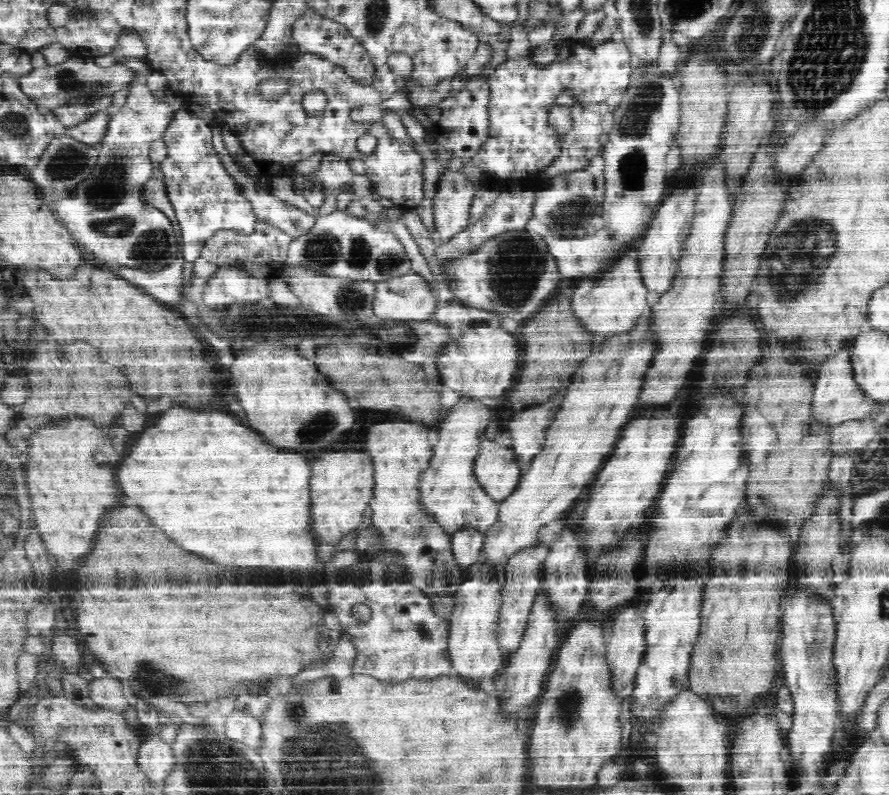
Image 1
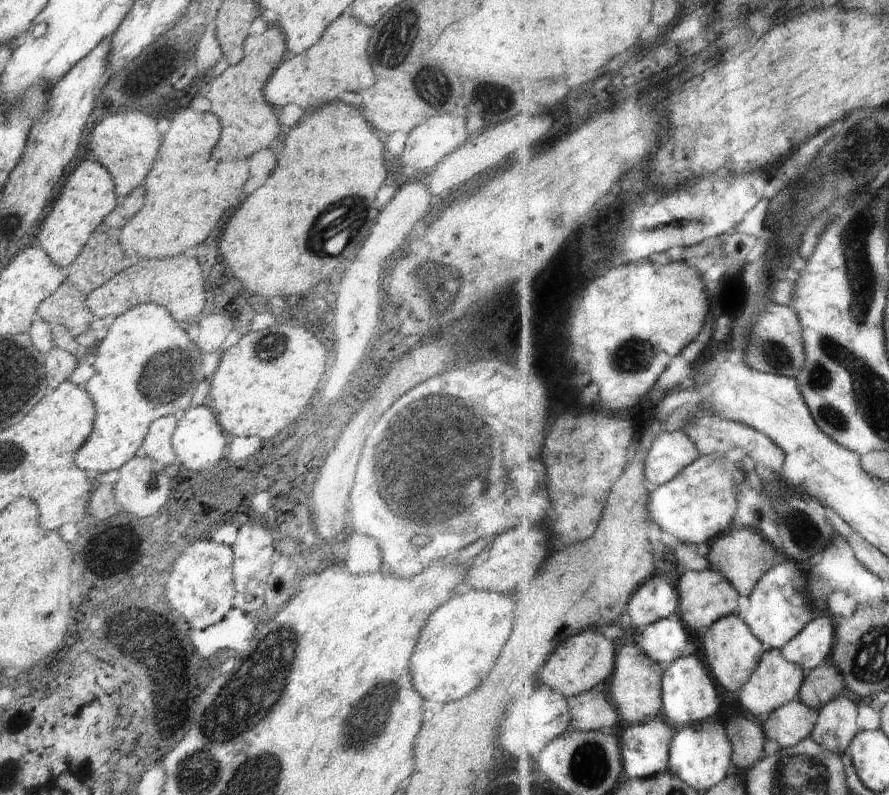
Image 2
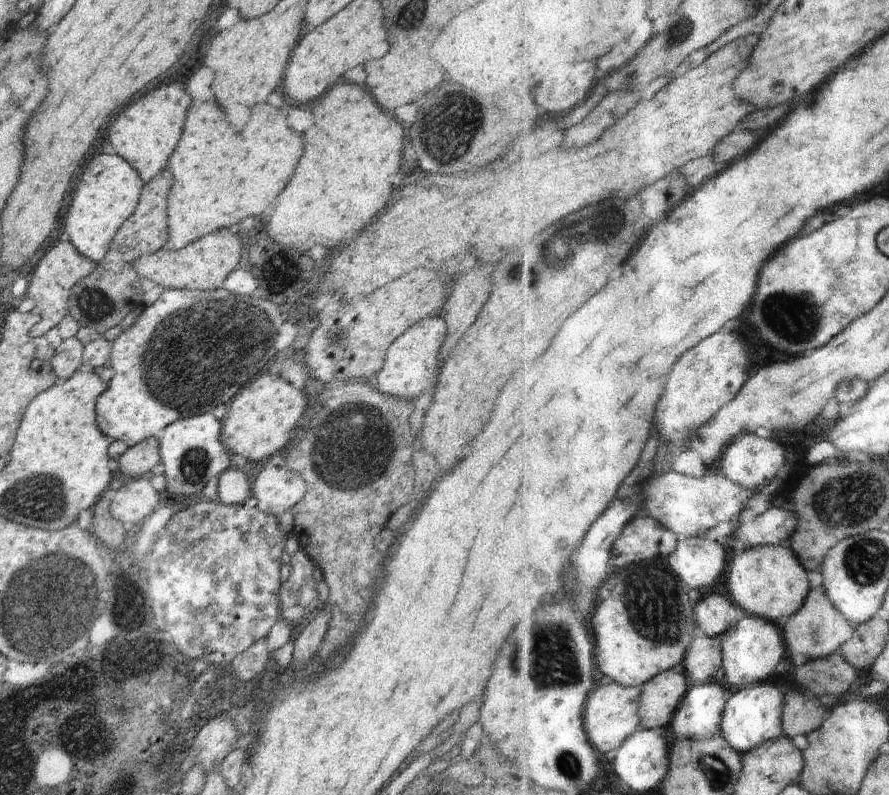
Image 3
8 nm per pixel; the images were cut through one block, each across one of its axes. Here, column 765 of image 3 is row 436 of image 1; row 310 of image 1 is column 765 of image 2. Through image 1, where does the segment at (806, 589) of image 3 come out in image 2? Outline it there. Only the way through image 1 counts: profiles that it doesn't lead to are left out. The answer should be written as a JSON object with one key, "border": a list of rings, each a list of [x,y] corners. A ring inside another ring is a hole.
{"border":[[[736,614],[720,620],[706,636],[706,654],[710,666],[714,670],[714,676],[718,678],[718,684],[722,684],[728,692],[741,693],[746,684],[753,680],[754,672],[758,671],[767,651],[762,640],[758,640],[758,636],[752,632],[744,618]]]}

